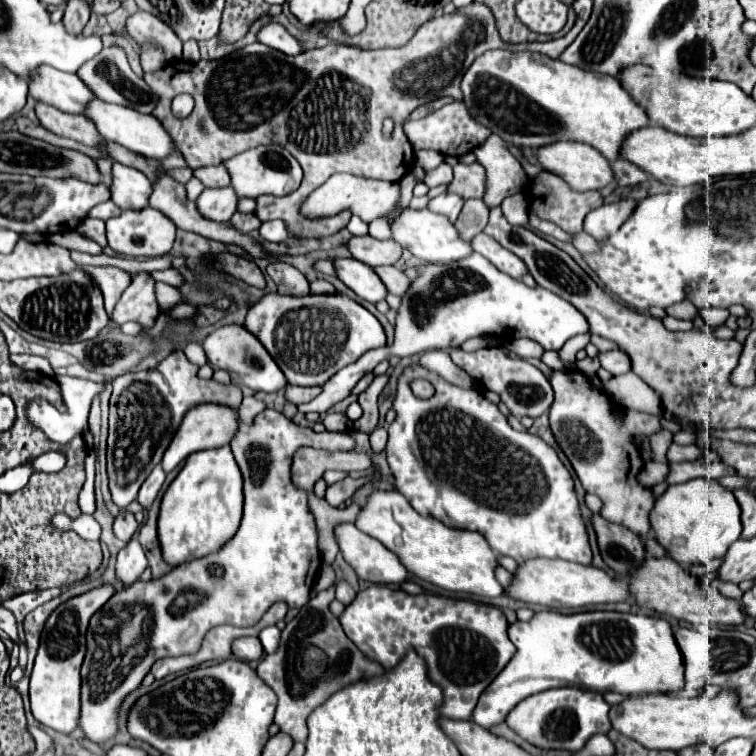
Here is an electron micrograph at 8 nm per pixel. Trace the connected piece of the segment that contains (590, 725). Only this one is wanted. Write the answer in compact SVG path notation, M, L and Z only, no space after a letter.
M554 688L522 700L506 718L506 724L520 734L524 740L538 748L556 748L556 750L580 750L586 740L598 732L608 734L610 724L610 704L600 692L580 690L580 688Z

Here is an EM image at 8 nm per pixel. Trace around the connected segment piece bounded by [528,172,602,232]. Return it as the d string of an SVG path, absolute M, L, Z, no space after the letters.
M540 172L538 178L532 182L528 202L530 202L530 210L536 212L540 218L558 224L566 232L580 232L586 214L602 206L602 196L600 192L576 192L564 180L560 180L560 176L550 172Z

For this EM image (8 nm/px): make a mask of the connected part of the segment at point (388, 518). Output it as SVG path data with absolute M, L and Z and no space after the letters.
M388 490L388 492L374 492L368 500L368 504L362 508L362 512L358 514L356 526L366 532L368 536L380 540L388 550L392 550L394 554L400 556L400 562L418 578L432 582L444 590L452 590L452 592L466 592L466 594L476 594L476 596L488 596L488 598L496 598L504 594L504 588L500 586L500 582L496 580L496 568L500 566L496 552L490 548L490 544L484 540L484 536L480 536L478 532L460 532L460 530L452 530L448 526L444 526L440 520L434 518L426 518L422 514L418 514L410 502L396 490Z

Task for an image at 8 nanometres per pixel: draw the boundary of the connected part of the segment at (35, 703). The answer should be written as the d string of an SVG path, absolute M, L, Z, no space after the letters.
M102 584L98 588L88 590L88 594L74 596L60 604L60 630L58 626L50 626L50 634L46 632L40 640L40 648L34 660L34 668L30 674L30 704L34 718L60 732L72 734L78 728L81 707L81 674L80 668L86 654L86 628L92 614L104 606L114 594L112 584Z

